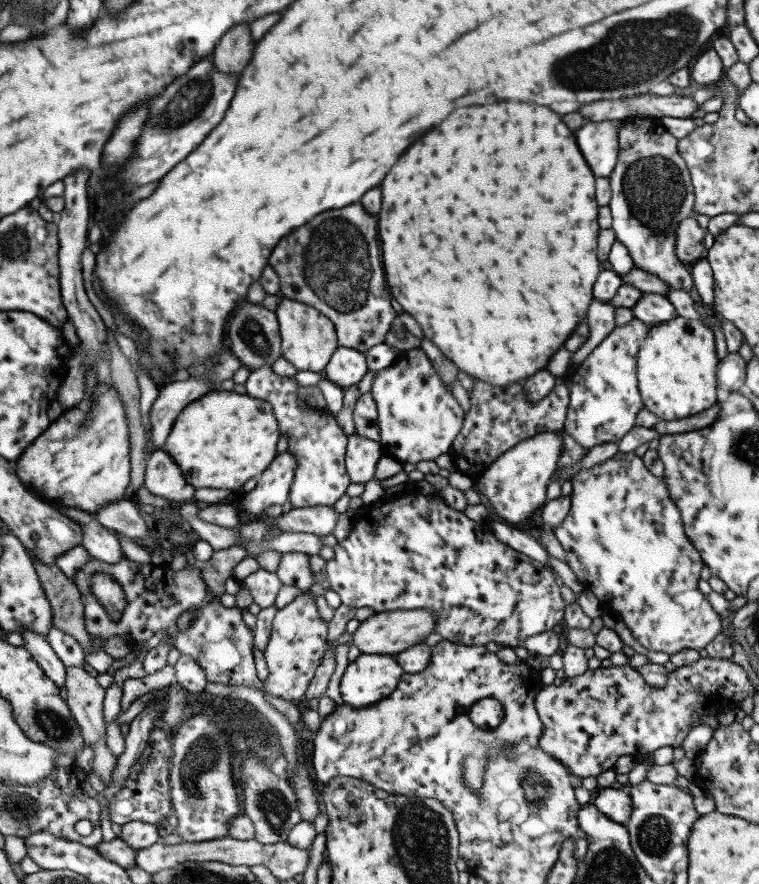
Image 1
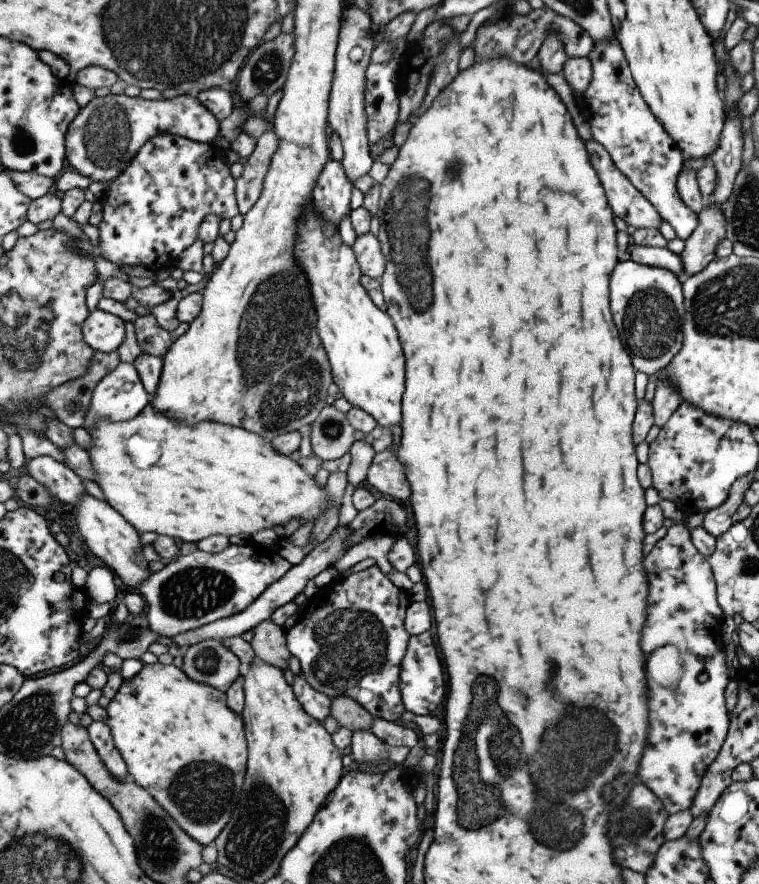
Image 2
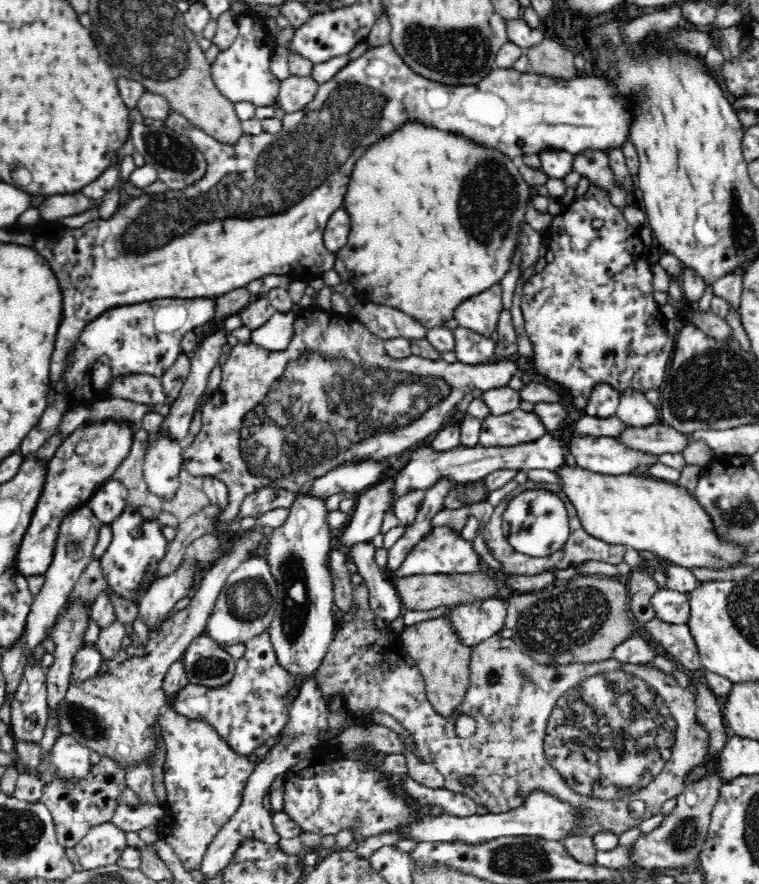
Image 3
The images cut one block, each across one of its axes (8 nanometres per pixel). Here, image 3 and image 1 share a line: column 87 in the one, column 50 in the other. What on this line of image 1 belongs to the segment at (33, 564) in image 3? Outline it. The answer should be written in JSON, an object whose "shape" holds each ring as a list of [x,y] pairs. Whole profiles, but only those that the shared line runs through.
{"shape":[[[98,382],[94,390],[96,398],[84,396],[84,400],[74,406],[72,410],[63,412],[36,440],[24,449],[20,458],[13,462],[15,474],[20,478],[28,490],[39,499],[48,504],[62,504],[68,508],[78,508],[82,512],[96,515],[100,508],[106,504],[114,504],[125,500],[124,494],[130,484],[131,460],[130,460],[130,432],[128,432],[128,418],[124,404],[120,400],[120,394],[116,386],[105,382]]]}

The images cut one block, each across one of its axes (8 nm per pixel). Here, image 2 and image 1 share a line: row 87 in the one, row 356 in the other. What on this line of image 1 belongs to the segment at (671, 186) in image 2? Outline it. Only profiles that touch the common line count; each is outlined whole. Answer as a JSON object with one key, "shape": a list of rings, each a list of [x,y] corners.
{"shape":[[[638,318],[616,327],[568,378],[569,404],[563,428],[584,449],[606,442],[619,443],[636,424],[636,415],[644,408],[638,388],[638,351],[648,330],[649,327]]]}

